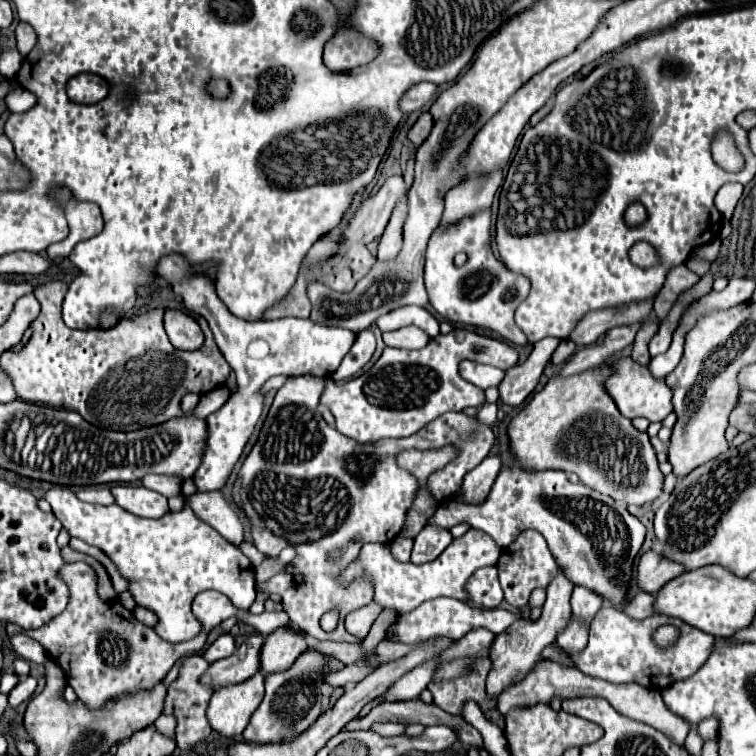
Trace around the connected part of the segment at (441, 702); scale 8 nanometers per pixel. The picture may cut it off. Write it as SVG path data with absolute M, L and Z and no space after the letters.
M484 659L474 667L470 675L452 679L452 681L436 681L430 683L428 689L434 695L434 703L448 711L448 713L460 713L464 701L474 699L480 703L480 709L486 713L488 709L496 707L496 701L490 701L486 695L486 675L490 671L490 659Z

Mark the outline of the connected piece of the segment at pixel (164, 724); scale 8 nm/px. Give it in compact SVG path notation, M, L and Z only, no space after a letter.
M160 715L156 721L154 721L154 727L158 733L174 739L174 727L176 727L176 719L170 717L170 715Z

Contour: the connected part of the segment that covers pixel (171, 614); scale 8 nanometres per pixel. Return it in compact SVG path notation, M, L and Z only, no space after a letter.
M61 485L46 491L44 499L52 505L52 511L70 537L98 547L112 559L118 573L128 581L128 591L136 605L156 613L158 623L154 631L170 643L188 641L202 631L202 623L190 611L196 593L216 589L242 611L248 611L256 599L250 559L214 527L200 521L188 503L180 511L168 511L160 519L146 519L124 511L116 503L104 507L78 501L68 487Z

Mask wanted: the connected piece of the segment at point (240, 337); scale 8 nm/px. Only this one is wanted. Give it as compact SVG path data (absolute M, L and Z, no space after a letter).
M170 253L164 255L156 267L158 277L166 279L175 294L181 295L184 305L190 313L206 317L214 335L216 345L220 347L226 361L232 365L238 389L232 393L234 399L228 399L218 411L206 417L206 447L202 453L202 465L194 473L196 491L214 491L222 489L228 483L228 477L240 459L244 445L248 443L260 415L264 409L262 385L272 375L314 375L314 377L330 377L344 355L356 341L356 333L340 327L322 327L310 319L300 317L282 317L276 321L244 321L234 317L228 307L220 301L214 291L214 283L198 273L190 271L192 265L186 257Z

